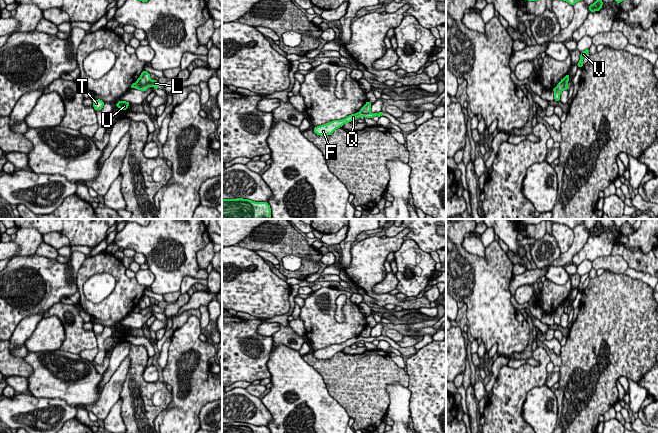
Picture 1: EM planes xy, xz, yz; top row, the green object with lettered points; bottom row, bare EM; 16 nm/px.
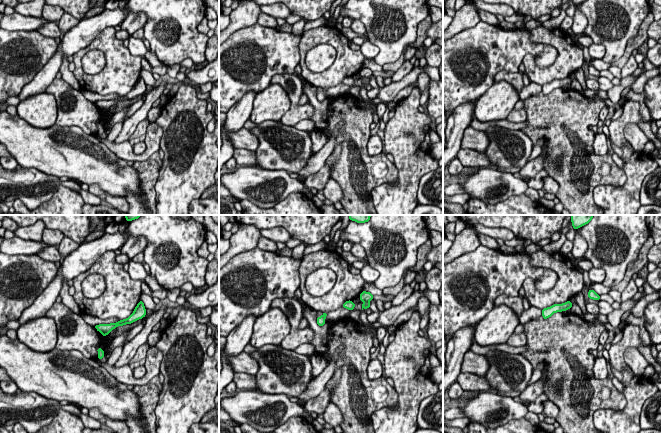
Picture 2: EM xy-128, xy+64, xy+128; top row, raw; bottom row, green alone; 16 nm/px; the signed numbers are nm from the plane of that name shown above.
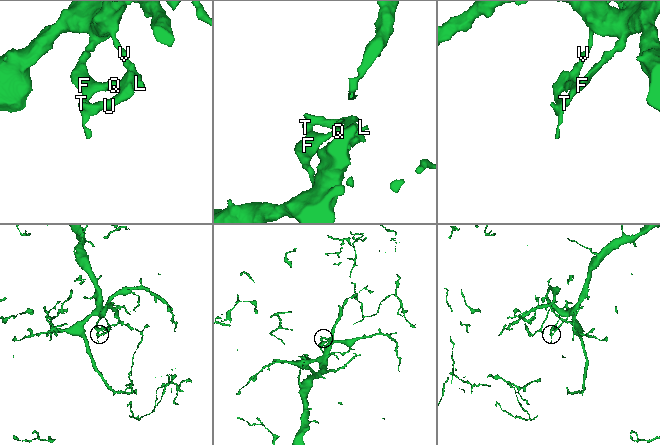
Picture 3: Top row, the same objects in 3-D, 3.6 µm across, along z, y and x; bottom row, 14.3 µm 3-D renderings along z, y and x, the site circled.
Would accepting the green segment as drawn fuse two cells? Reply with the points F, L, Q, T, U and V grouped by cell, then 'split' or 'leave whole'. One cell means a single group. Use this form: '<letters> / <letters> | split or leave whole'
F L Q T / U V | split

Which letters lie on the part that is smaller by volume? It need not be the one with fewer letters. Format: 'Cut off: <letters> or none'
Cut off: F, L, Q, T

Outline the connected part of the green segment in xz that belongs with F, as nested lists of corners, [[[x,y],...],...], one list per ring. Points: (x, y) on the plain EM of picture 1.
[[[359,335],[358,337],[351,338],[342,344],[333,344],[327,348],[317,350],[313,354],[317,359],[328,360],[331,359],[337,352],[342,351],[345,347],[350,347],[351,345],[356,344],[359,341],[373,342],[374,340],[384,340],[383,335],[379,337],[362,337]]]

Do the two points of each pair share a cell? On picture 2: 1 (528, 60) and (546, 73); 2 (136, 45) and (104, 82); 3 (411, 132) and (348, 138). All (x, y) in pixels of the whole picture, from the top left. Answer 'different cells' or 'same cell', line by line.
1: same cell
2: different cells
3: different cells

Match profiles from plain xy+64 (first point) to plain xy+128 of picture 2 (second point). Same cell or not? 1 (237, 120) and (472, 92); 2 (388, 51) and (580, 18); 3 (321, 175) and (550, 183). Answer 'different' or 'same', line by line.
1: different
2: different
3: different

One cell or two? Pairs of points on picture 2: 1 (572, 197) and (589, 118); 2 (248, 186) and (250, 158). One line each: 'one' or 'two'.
1: one
2: two

